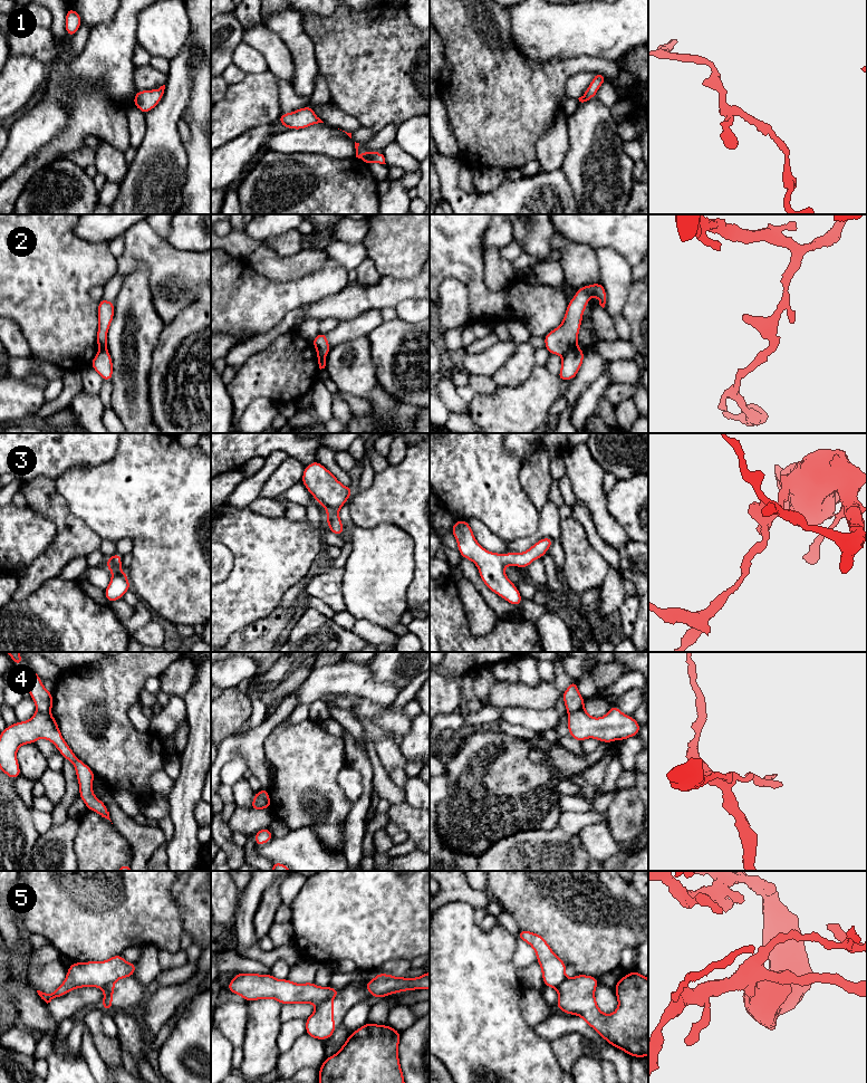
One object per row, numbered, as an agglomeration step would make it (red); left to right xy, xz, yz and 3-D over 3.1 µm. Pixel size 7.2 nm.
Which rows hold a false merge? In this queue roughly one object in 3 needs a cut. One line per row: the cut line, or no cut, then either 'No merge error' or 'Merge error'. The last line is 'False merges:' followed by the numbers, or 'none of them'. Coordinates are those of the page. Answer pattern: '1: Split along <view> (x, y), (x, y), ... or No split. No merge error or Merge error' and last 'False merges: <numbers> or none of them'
1: No split. No merge error
2: Split along yz (576, 346), (562, 356). Merge error
3: No split. No merge error
4: Split along yz (584, 707), (569, 713). Merge error
5: Split along xz (331, 999), (316, 1007). Merge error
False merges: 2, 4, 5

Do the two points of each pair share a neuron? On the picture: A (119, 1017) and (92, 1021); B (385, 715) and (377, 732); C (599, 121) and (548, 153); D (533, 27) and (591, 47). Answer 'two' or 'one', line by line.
A: two
B: two
C: two
D: one

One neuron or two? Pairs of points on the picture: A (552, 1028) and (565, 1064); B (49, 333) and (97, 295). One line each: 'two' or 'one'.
A: two
B: two

